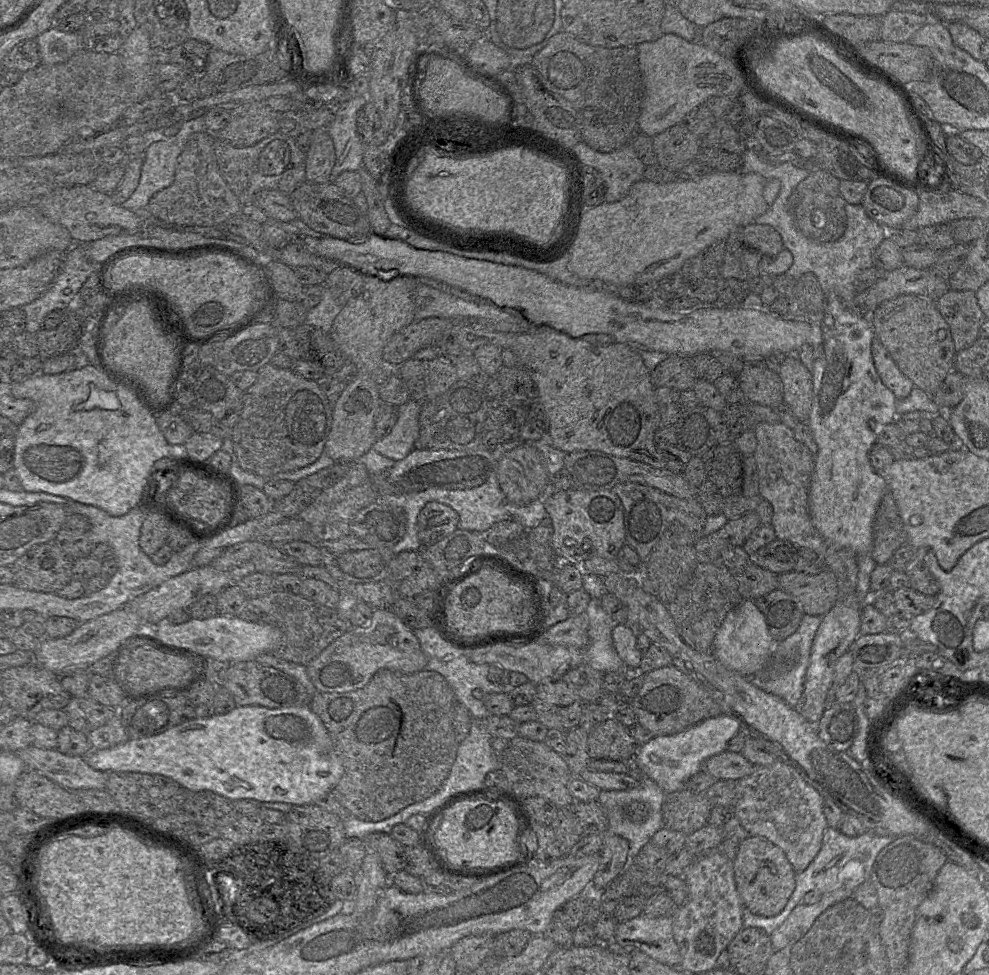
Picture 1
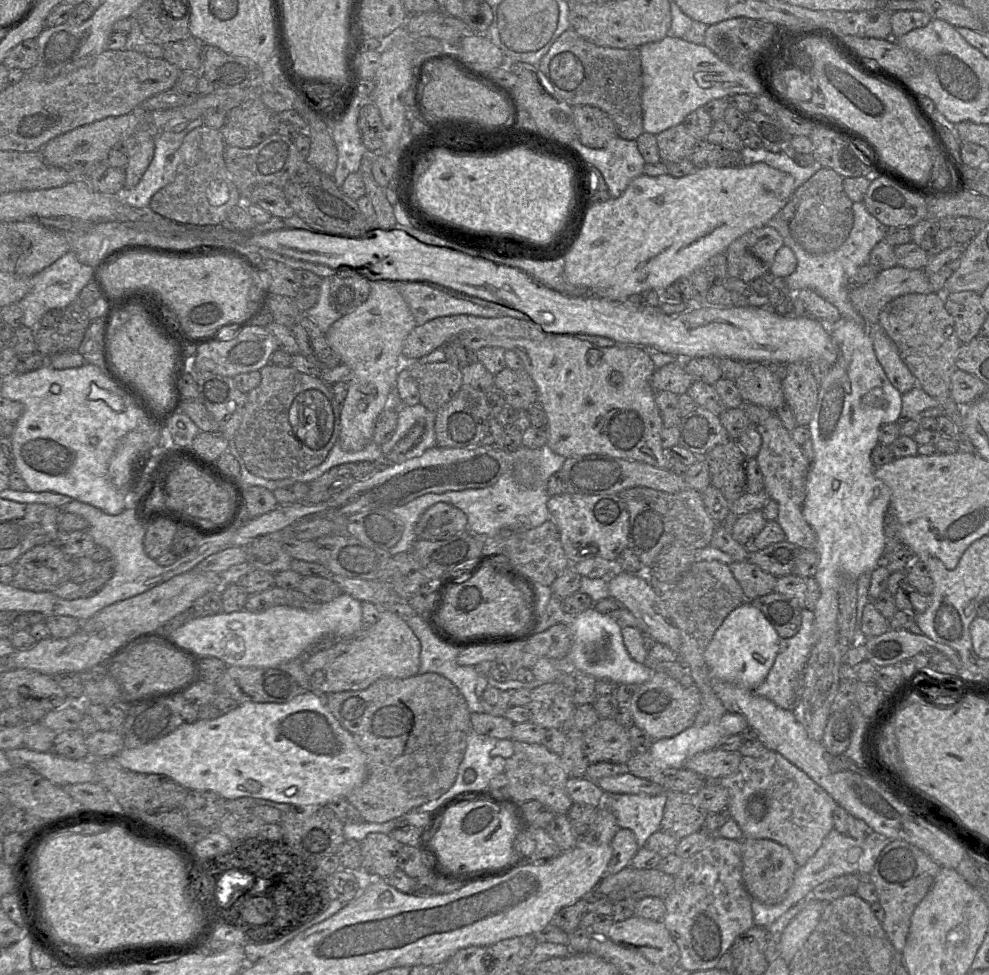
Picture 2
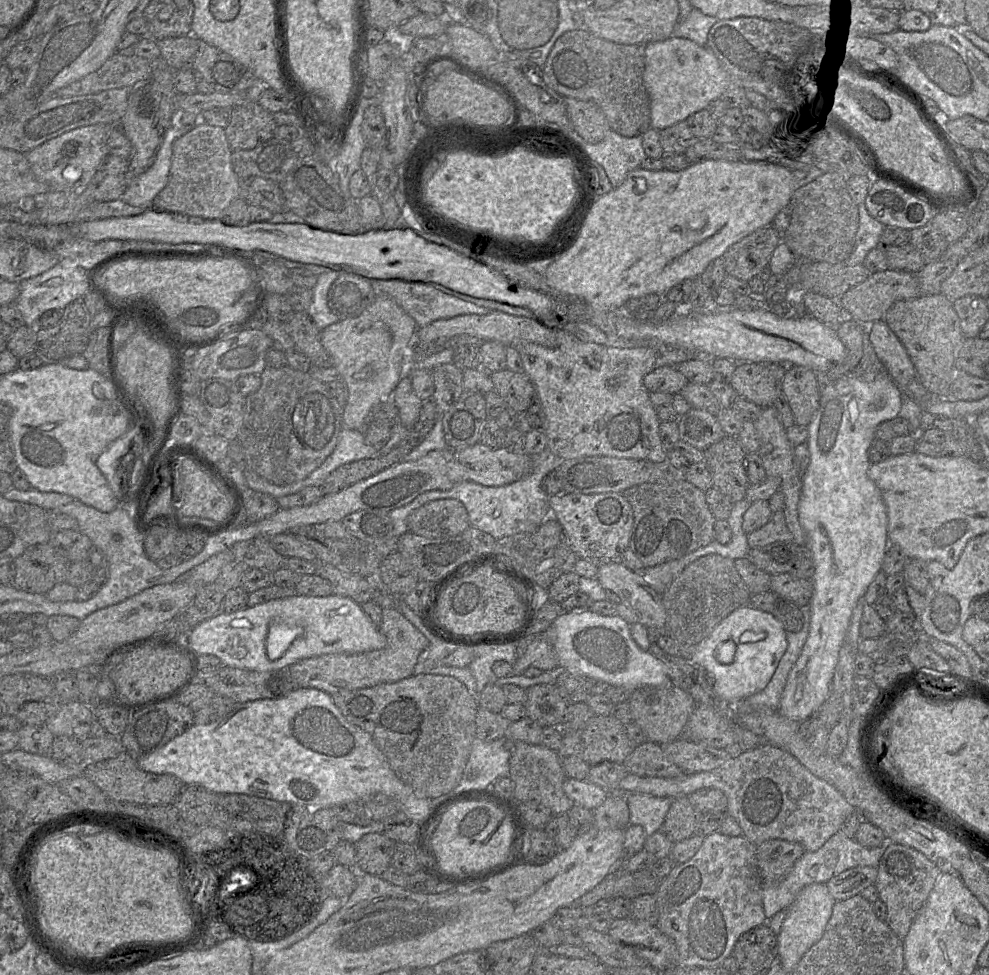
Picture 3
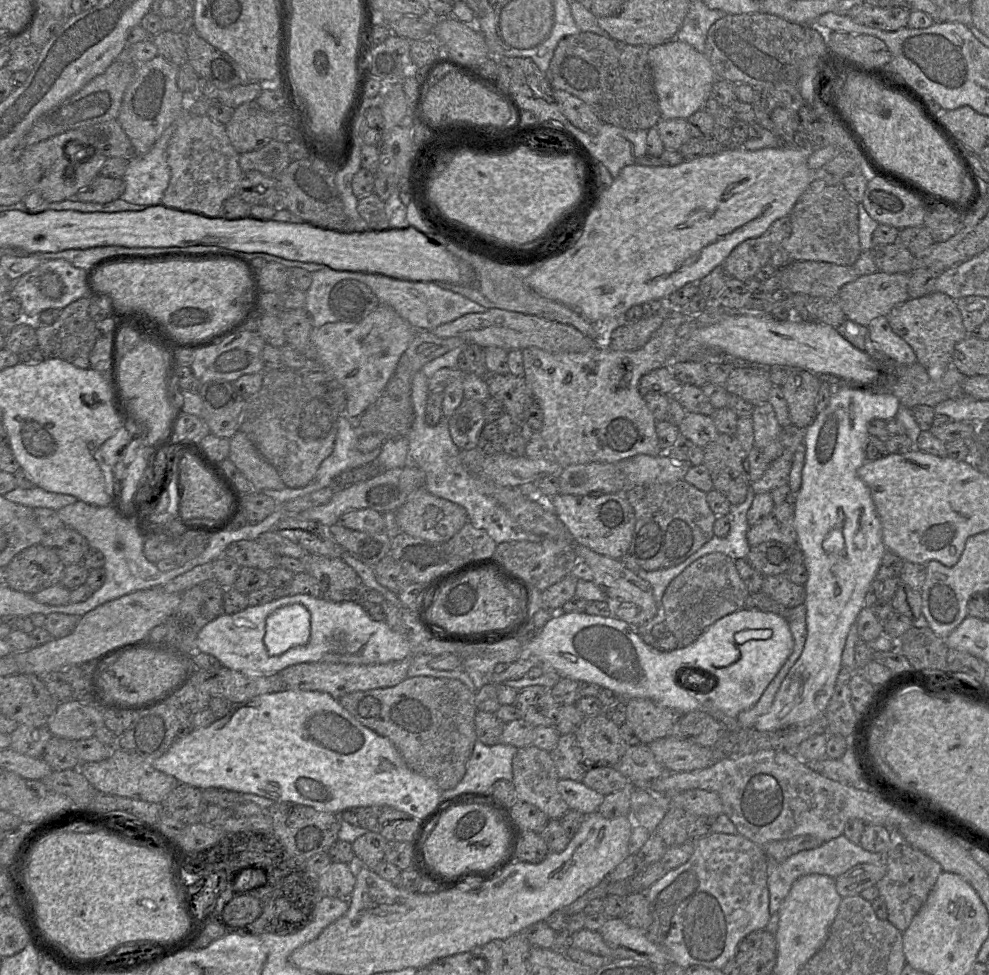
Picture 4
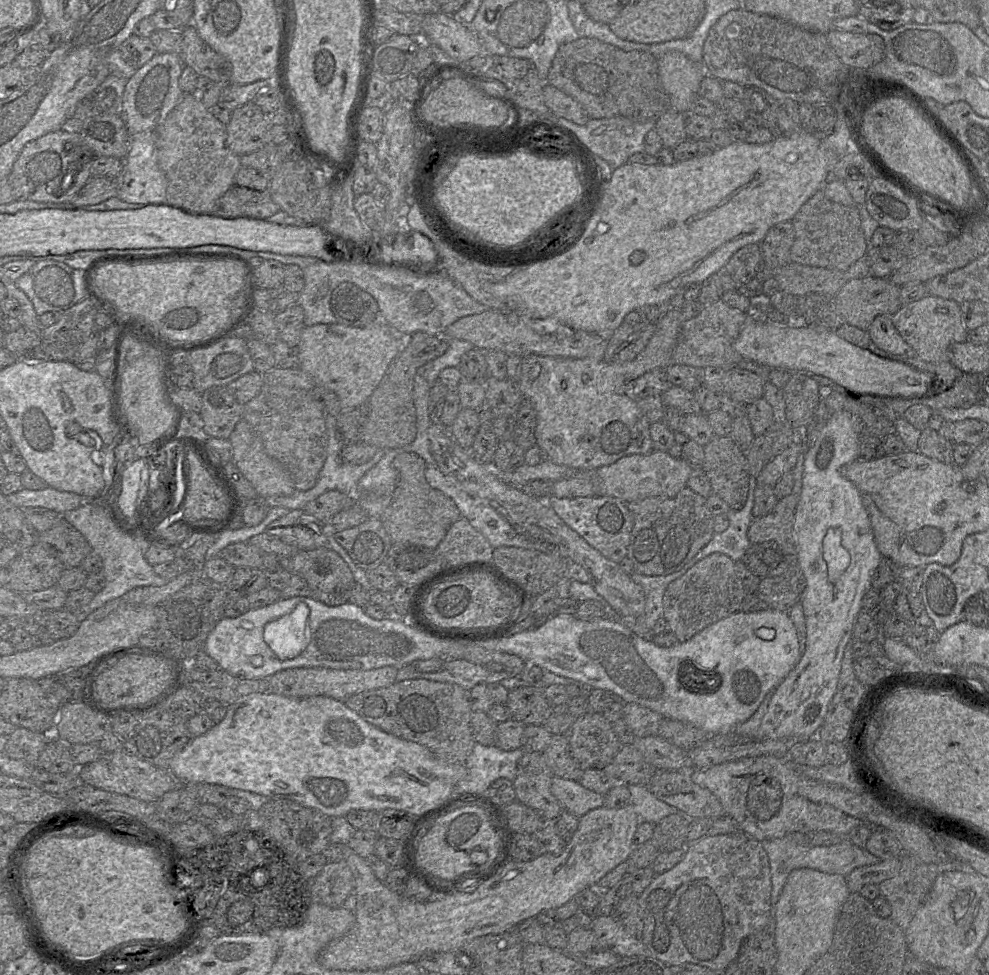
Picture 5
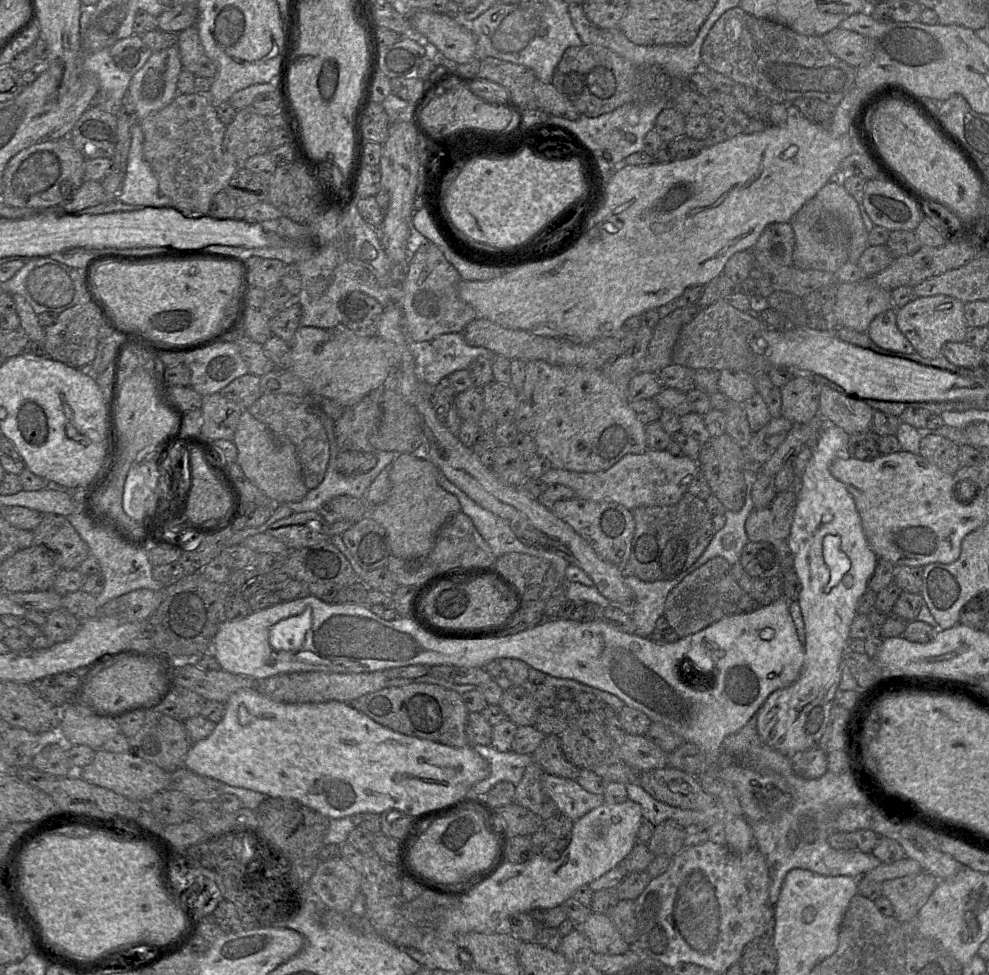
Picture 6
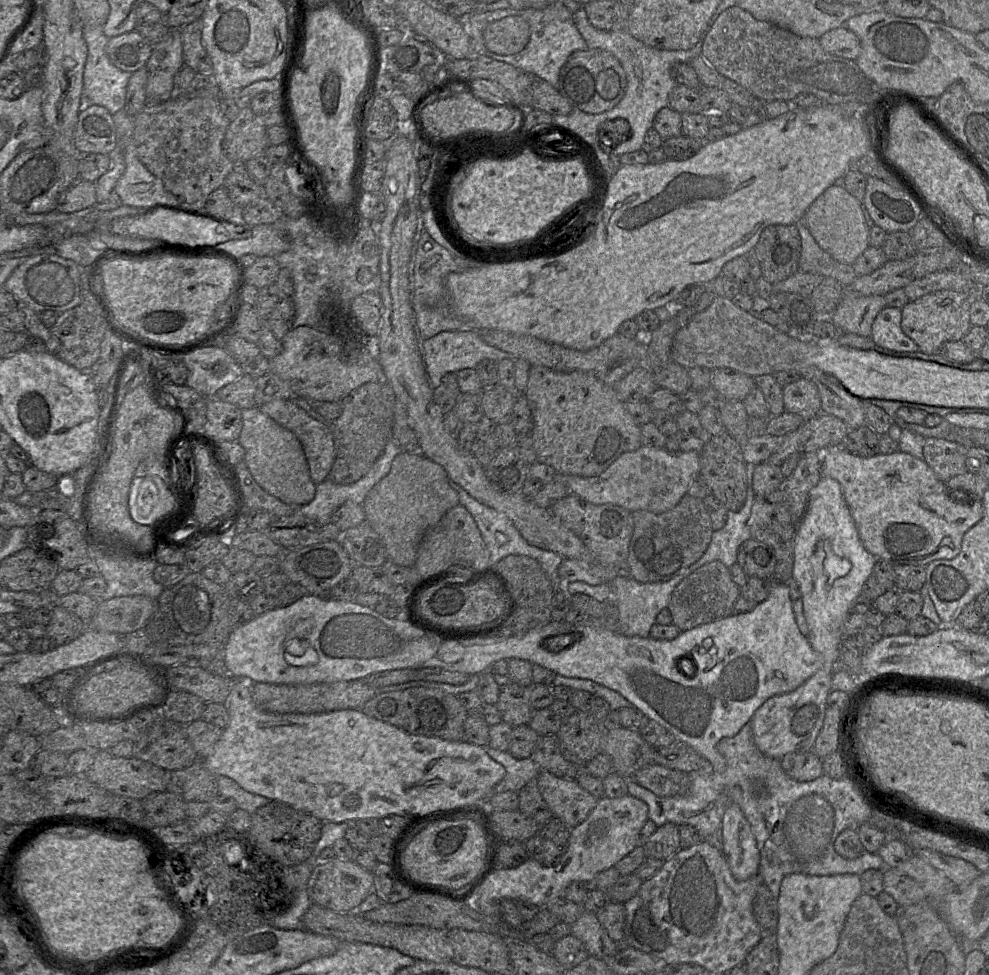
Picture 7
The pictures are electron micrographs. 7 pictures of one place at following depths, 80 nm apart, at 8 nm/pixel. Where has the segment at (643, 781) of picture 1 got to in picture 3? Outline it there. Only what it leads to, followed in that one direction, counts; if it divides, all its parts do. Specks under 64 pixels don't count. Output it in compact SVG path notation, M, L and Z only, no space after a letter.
M639 793L624 794L629 808L629 823L641 825L650 836L661 831L672 799Z

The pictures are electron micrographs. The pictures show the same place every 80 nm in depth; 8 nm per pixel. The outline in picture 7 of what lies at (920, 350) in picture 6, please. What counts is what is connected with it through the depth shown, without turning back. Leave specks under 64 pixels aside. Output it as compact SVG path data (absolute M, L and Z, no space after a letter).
M938 290L914 300L909 301L901 308L901 329L905 335L912 339L918 346L919 352L925 354L938 354L940 346L947 341L959 341L971 328L970 305L972 296L953 290Z

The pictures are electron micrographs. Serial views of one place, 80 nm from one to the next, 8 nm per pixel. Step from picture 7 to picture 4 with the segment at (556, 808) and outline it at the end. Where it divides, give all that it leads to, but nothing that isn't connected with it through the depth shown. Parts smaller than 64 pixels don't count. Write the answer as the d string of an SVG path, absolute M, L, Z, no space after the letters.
M560 778L557 788L569 809L577 810L583 814L597 811L605 796L586 786L582 781L568 778Z

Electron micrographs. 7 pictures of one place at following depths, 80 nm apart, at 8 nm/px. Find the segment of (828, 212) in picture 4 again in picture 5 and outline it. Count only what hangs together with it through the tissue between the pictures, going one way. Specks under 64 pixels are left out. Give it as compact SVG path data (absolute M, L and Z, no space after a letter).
M822 189L818 190L791 220L795 230L790 261L802 265L846 271L855 261L865 257L869 245L861 229L858 206L845 206L829 200Z

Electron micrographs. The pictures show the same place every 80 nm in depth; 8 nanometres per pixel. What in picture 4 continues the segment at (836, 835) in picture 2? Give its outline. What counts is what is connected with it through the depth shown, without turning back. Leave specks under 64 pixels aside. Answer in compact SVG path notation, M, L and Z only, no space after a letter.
M844 834L823 843L821 846L800 851L785 861L778 863L767 859L767 884L769 890L770 917L778 913L782 902L787 897L793 883L802 876L820 874L836 878L857 864L885 864L886 853L873 853L865 850L860 844L851 842Z

